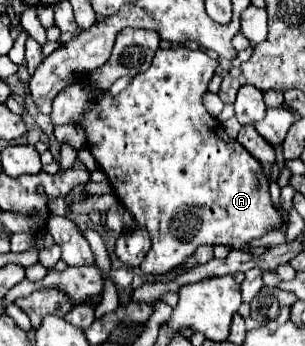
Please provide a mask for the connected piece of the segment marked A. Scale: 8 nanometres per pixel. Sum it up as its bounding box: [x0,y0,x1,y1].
[52,46,282,276]

